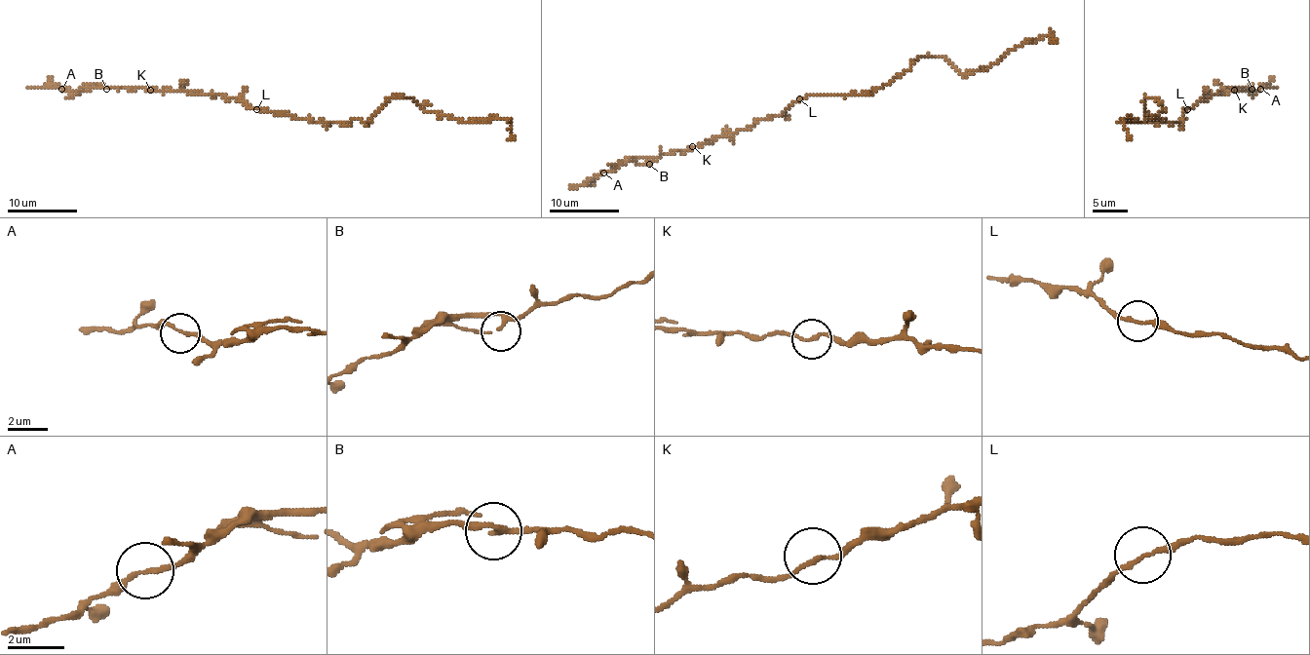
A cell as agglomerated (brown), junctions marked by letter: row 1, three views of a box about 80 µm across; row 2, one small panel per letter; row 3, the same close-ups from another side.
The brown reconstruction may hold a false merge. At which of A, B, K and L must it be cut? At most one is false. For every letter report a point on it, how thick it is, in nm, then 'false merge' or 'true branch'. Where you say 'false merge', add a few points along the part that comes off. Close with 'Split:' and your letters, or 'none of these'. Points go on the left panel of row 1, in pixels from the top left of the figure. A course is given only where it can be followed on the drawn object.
A: at (61, 89); 160 nm thick; true branch
B: at (106, 89); 180 nm thick; true branch
K: at (150, 90); 150 nm thick; true branch
L: at (256, 109); 170 nm thick; true branch
Split: none of these

